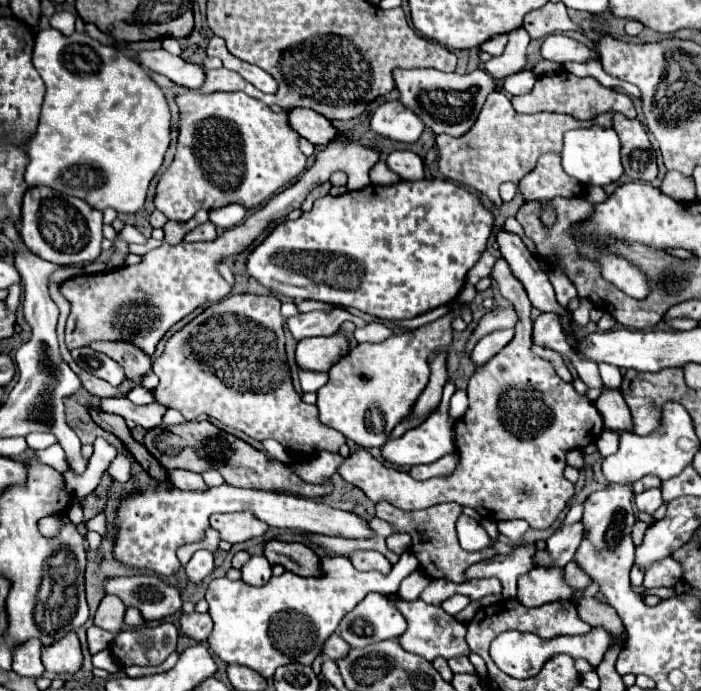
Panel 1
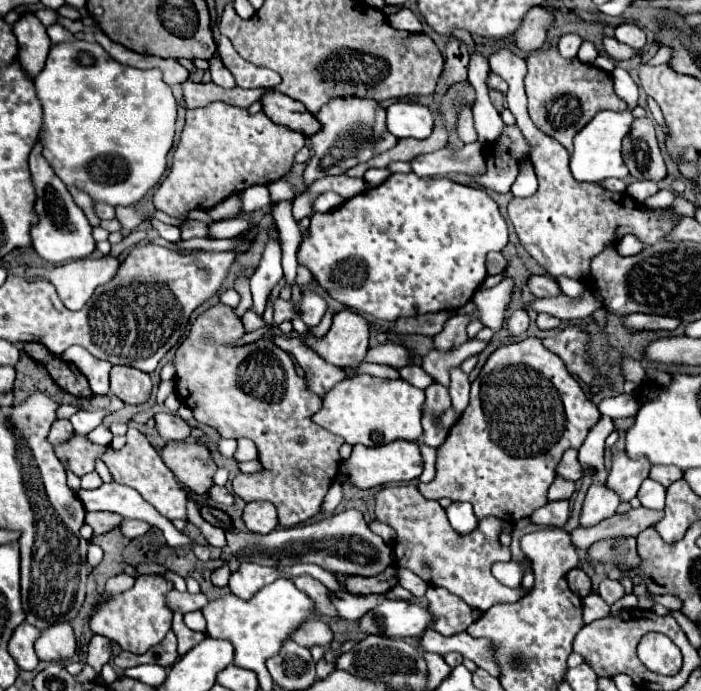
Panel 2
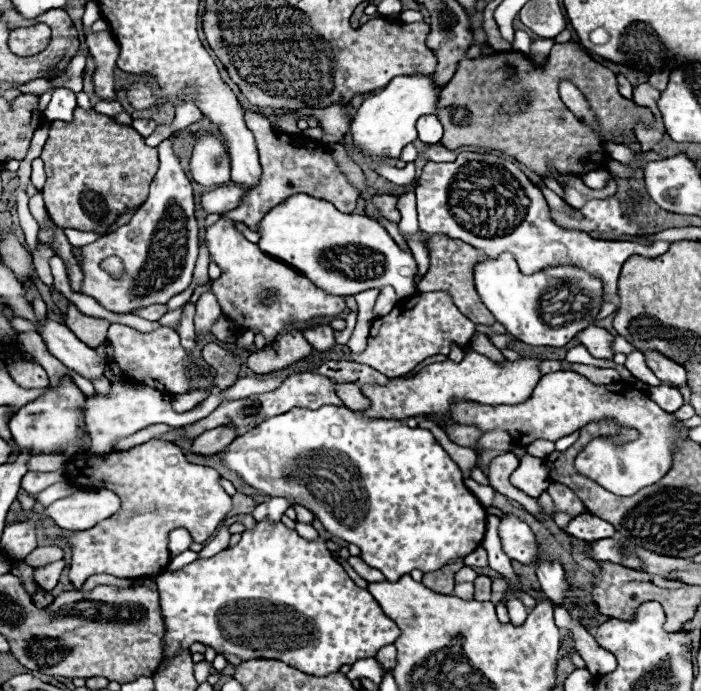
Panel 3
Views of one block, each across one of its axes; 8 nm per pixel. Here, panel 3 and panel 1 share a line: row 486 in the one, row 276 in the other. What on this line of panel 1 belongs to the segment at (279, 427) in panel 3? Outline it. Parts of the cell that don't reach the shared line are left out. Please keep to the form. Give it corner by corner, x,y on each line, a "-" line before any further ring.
400,180
390,186
366,186
342,196
324,196
298,220
278,224
270,236
250,252
248,274
262,286
296,302
320,300
358,308
384,320
408,320
452,302
466,284
468,270
486,250
494,228
494,214
482,200
446,180

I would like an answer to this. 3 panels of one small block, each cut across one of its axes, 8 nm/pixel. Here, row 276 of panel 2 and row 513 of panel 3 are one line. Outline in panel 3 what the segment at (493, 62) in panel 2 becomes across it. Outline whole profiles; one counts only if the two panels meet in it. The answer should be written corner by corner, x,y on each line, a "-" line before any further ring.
550,484
548,486
548,494
552,496
554,504
558,506
558,512
568,512
572,516
584,514
584,504
578,500
578,496
574,496
574,492
570,492
570,488
562,486
562,484

